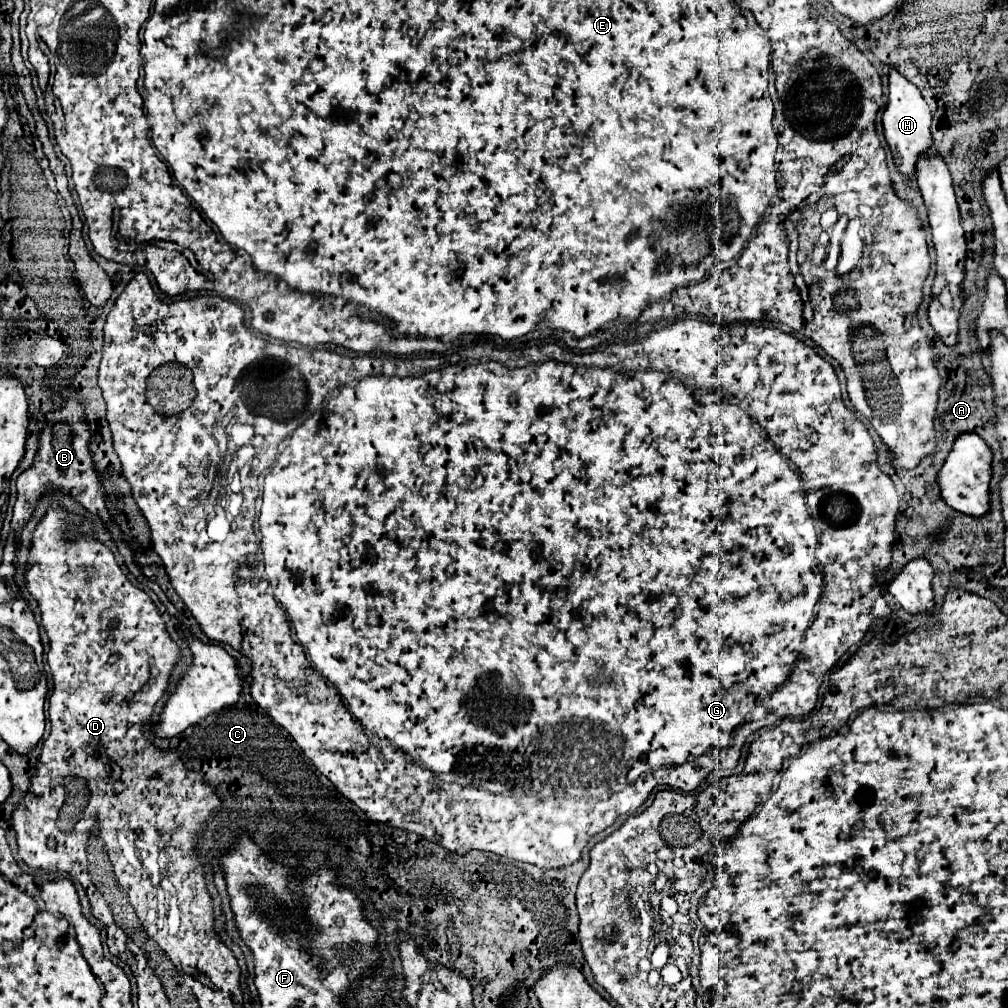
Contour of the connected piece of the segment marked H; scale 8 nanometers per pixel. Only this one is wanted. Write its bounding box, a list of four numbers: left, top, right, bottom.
[883,70,931,178]

